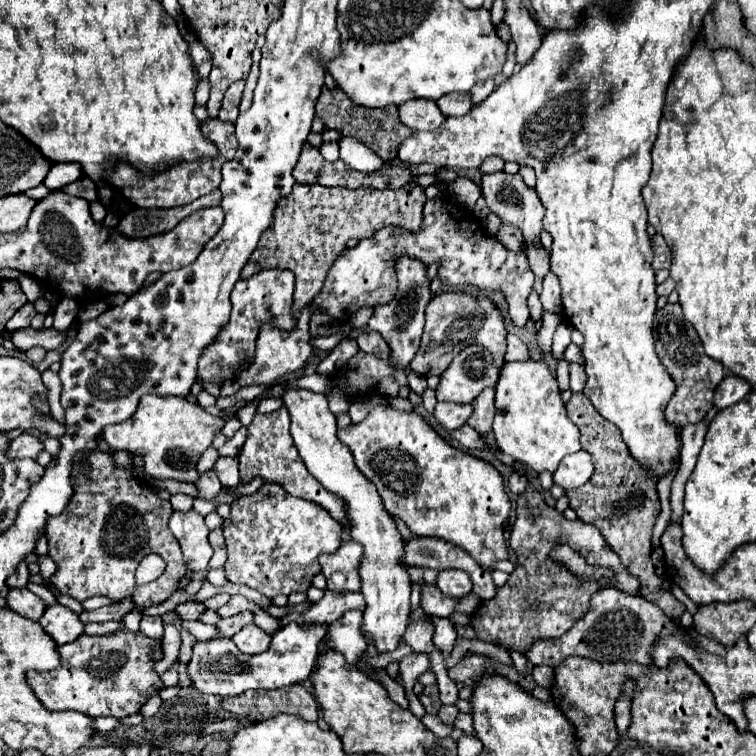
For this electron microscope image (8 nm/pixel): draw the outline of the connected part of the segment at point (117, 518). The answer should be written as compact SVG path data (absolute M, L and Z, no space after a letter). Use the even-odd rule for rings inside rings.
M96 450L90 460L92 472L76 480L76 498L72 498L72 504L68 504L64 514L48 520L48 554L58 564L52 584L78 602L92 596L108 596L110 600L132 596L136 606L148 608L168 600L186 576L180 544L176 544L168 528L168 520L174 512L172 504L160 500L150 486L134 476L116 470L112 454ZM148 554L162 556L166 570L158 580L136 586L134 572Z

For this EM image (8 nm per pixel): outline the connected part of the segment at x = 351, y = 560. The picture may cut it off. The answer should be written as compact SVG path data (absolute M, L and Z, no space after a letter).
M346 540L338 552L334 554L322 554L318 558L320 566L322 566L322 574L326 578L330 578L330 574L334 570L340 570L346 576L346 590L358 592L360 590L360 564L362 564L362 556L364 556L364 548L360 548L360 544L352 544L352 540Z

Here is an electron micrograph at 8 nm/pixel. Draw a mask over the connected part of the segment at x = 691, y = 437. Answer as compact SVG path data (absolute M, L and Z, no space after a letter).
M698 422L692 426L686 426L680 434L682 434L682 452L680 452L680 468L674 476L672 482L672 496L670 496L670 504L672 504L672 518L670 524L680 522L682 518L682 500L684 500L684 484L688 480L688 476L694 470L698 452L704 444L704 434L706 434L708 424Z

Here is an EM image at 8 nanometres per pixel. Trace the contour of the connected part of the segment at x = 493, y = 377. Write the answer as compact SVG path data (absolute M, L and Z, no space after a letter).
M468 346L440 376L436 398L438 402L472 402L484 388L496 384L498 372L486 348Z

